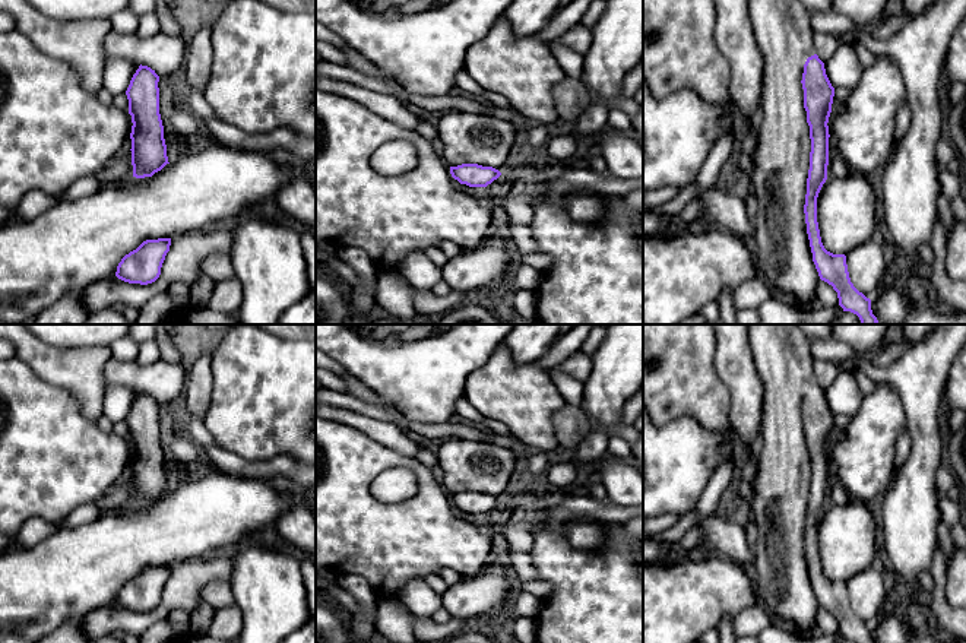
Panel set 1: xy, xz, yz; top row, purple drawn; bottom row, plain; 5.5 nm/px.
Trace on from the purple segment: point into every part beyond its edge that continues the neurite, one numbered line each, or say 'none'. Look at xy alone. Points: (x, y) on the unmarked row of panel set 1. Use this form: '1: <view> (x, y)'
none

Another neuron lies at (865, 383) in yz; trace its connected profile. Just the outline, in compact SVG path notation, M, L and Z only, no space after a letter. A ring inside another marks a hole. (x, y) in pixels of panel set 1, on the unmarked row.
M861 364L851 373L856 377L864 396L871 395L877 389L877 383L864 373Z

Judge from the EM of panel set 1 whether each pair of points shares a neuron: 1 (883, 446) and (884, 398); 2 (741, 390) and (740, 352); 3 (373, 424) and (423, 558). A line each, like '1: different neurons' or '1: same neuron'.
1: same neuron
2: same neuron
3: different neurons

